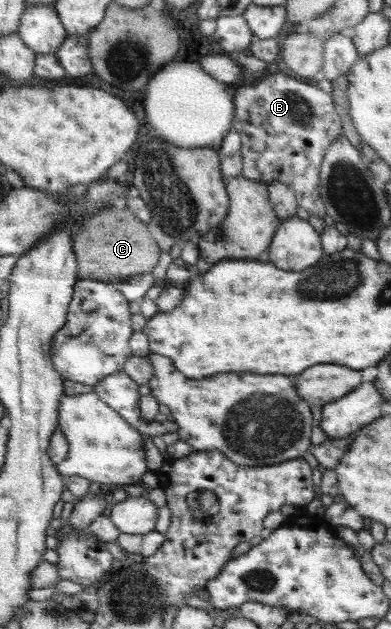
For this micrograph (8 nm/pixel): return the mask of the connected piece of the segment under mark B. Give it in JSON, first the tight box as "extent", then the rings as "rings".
{"extent":[232,73,344,217],"rings":[[[272,73],[262,80],[251,80],[248,85],[233,90],[233,94],[235,108],[232,129],[242,138],[243,176],[268,184],[281,181],[295,191],[299,205],[310,215],[326,217],[327,208],[321,197],[321,167],[328,148],[344,133],[343,118],[336,109],[333,94],[284,73]]]}

